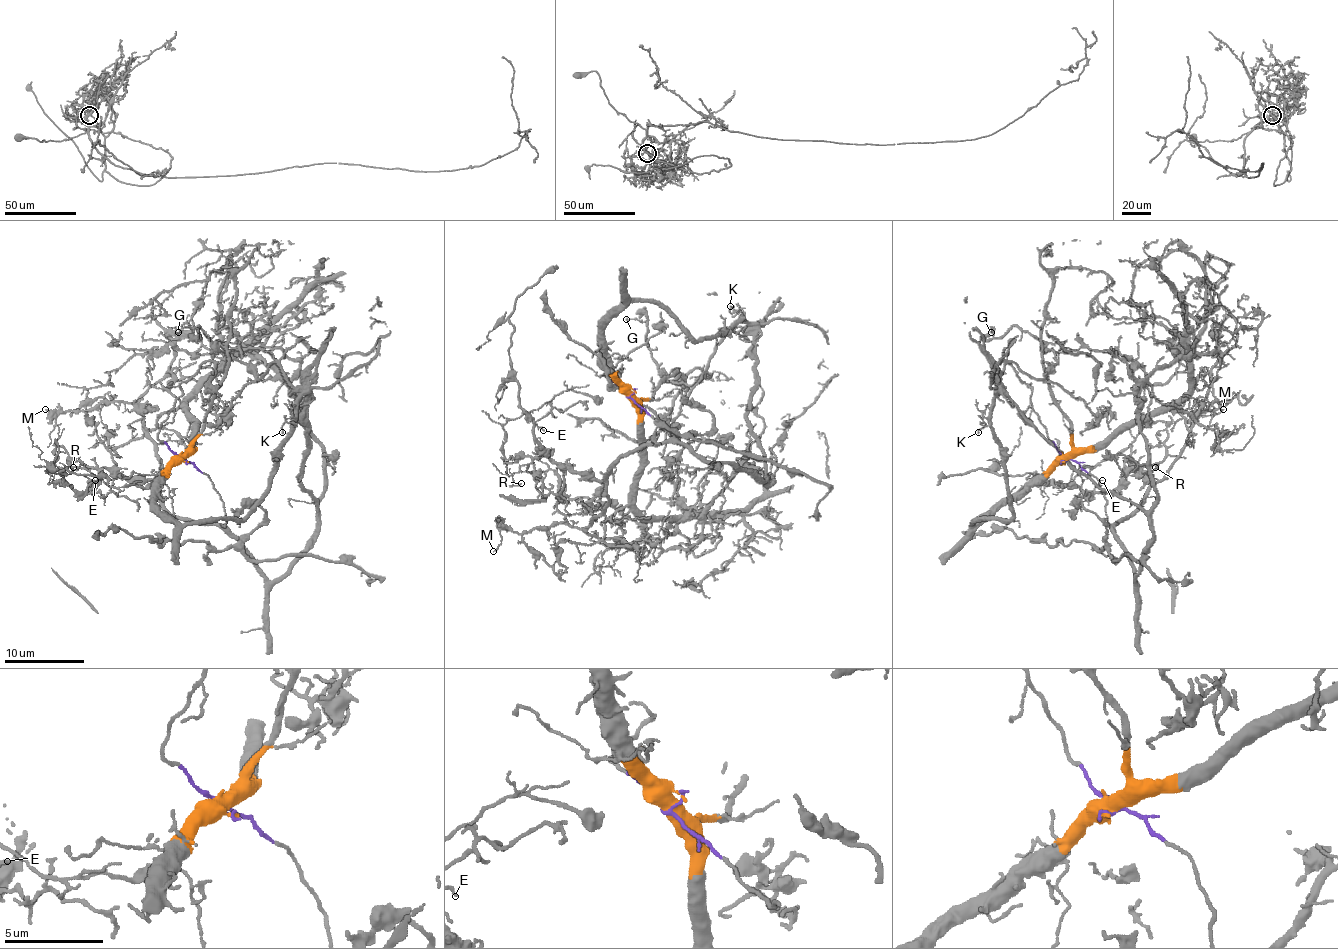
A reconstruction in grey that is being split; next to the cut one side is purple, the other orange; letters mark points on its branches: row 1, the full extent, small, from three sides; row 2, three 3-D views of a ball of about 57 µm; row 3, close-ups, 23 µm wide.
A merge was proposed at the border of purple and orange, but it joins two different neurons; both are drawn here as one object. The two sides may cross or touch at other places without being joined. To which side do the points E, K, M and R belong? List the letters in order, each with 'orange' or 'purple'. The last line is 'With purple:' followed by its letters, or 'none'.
E: purple
K: orange
M: purple
R: purple
With purple: E, M, R

